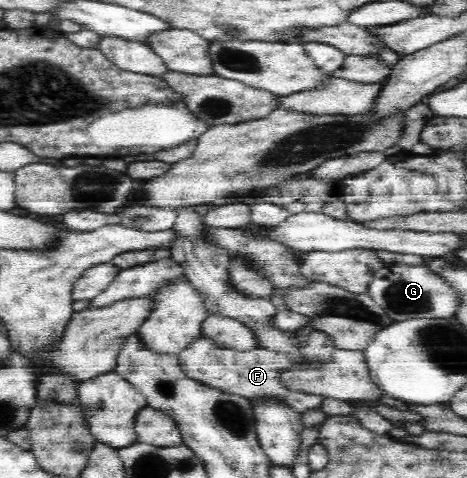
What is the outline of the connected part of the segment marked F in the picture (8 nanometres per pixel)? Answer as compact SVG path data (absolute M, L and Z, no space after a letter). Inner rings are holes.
M204 337L197 338L192 345L178 356L178 362L188 378L203 383L211 389L222 391L236 397L260 399L262 397L278 396L294 411L303 413L320 407L324 398L306 393L294 393L278 380L278 370L287 366L287 356L268 349L258 349L256 352L239 353L215 345Z

